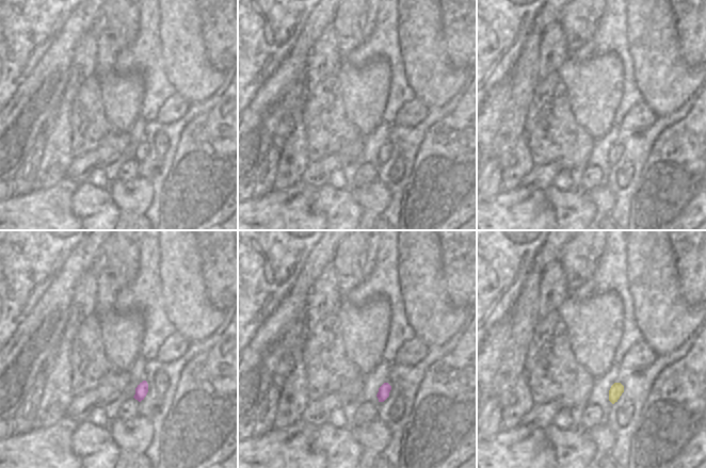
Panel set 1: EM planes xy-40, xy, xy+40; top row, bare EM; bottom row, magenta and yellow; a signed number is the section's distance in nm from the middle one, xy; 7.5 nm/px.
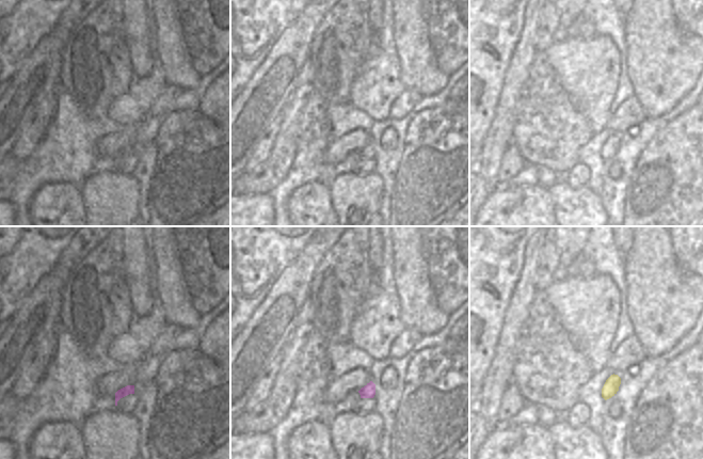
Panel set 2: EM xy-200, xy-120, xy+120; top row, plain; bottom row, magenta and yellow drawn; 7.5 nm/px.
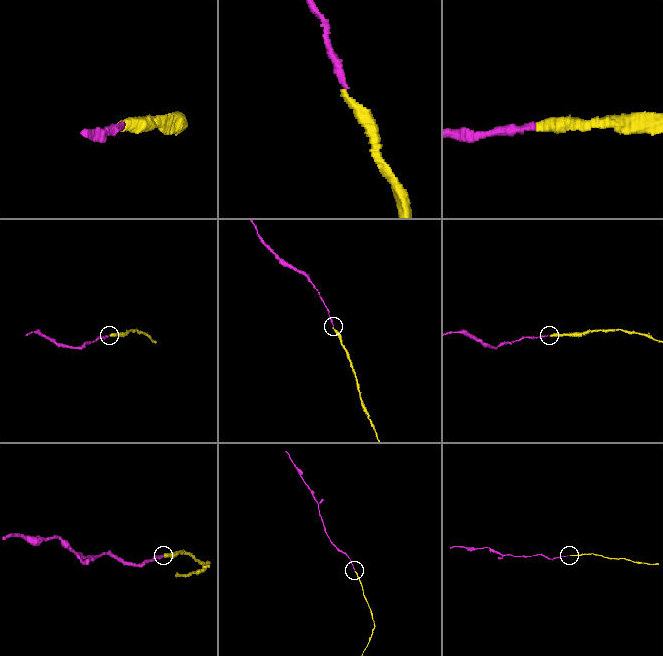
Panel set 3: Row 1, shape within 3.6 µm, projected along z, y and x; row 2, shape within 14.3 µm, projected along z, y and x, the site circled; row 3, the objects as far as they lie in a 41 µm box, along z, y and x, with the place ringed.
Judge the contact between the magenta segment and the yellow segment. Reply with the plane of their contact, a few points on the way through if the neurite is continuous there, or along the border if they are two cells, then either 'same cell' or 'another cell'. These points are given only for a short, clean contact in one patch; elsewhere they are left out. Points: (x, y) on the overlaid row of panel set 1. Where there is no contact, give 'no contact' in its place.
no contact | same cell

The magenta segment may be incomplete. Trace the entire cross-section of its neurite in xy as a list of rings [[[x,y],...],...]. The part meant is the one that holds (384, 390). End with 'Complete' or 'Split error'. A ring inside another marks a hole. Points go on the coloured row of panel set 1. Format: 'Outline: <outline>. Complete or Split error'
Outline: [[[384,383],[380,388],[376,394],[379,402],[384,402],[388,397],[391,390],[391,386],[388,383]]]. Complete

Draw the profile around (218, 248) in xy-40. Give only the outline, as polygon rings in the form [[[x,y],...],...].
[[[193,230],[199,256],[206,294],[214,308],[227,310],[238,300],[238,230]]]

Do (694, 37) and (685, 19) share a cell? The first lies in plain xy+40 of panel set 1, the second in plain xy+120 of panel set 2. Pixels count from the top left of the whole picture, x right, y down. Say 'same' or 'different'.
same

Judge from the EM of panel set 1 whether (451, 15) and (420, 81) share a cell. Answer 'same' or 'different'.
different

